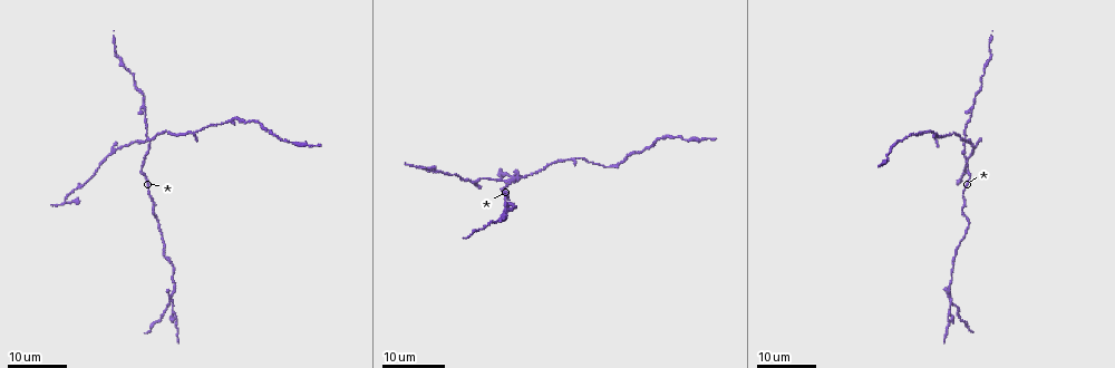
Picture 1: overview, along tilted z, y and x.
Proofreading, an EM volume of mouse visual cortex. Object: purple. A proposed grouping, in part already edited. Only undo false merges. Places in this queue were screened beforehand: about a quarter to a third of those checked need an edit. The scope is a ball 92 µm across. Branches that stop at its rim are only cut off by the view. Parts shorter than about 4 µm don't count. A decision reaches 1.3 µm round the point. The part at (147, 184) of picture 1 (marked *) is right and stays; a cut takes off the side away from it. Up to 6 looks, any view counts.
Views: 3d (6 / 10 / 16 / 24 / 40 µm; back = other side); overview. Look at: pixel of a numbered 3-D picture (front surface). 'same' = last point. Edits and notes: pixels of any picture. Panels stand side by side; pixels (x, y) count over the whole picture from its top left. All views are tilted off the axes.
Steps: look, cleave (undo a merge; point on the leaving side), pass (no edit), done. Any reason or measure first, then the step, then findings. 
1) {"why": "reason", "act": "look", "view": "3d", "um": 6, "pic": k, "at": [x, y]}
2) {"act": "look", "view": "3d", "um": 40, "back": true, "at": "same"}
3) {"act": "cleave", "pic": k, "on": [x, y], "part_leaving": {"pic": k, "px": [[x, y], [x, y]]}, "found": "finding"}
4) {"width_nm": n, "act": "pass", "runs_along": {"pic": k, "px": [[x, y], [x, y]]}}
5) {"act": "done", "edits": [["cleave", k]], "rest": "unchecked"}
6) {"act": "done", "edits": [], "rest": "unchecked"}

{"why": "sudden change in width", "act": "look", "view": "3d", "um": 24, "pic": 1, "at": [145, 104]}

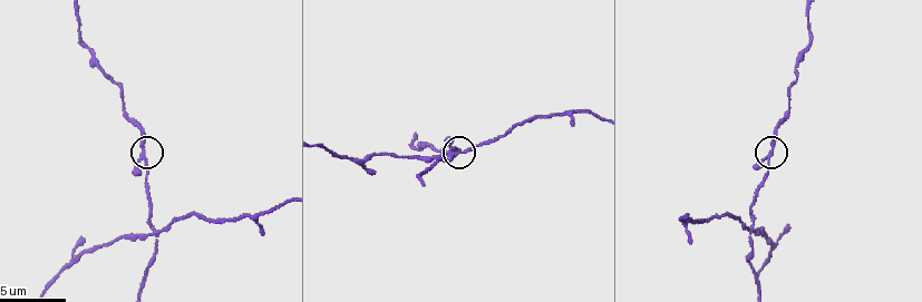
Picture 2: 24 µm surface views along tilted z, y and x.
{"act": "look", "view": "3d", "um": 6, "pic": 2, "at": [141, 155]}

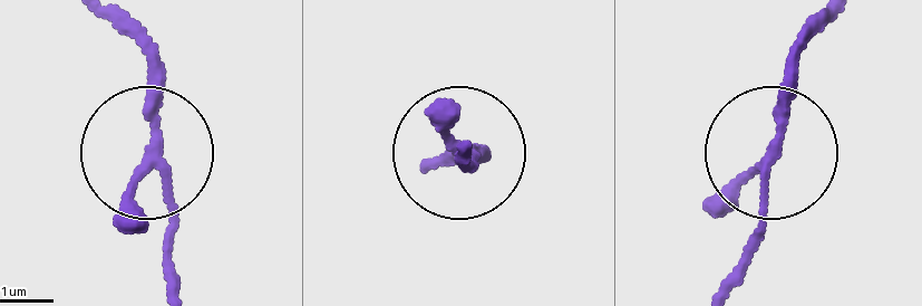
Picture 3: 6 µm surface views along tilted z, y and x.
{"act": "pass", "runs_along": {"pic": 3, "px": [[175, 276], [144, 32]]}, "found": "one neuron here"}

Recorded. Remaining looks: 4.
{"why": "four arms meet", "act": "look", "view": "3d", "um": 6, "pic": 2, "at": [157, 233]}

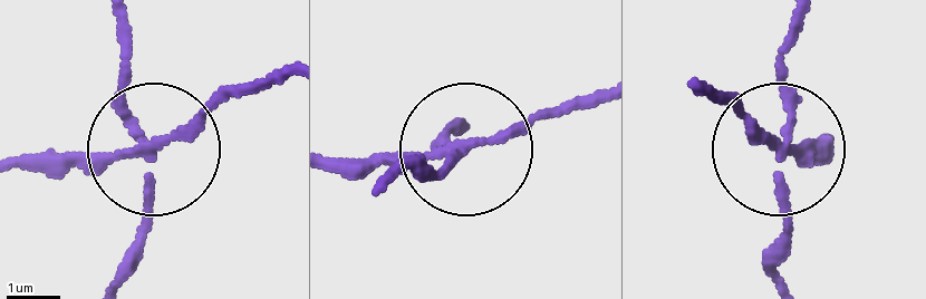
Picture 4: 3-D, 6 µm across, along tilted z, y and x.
{"act": "look", "view": "3d", "um": 6, "back": true, "pic": 4, "at": [145, 142]}

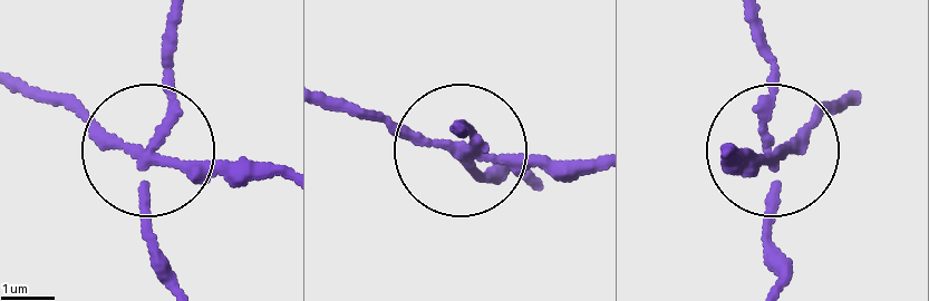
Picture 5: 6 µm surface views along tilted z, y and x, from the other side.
{"arms": 4, "act": "cleave", "pic": 5, "on": [219, 167], "part_leaving": {"pic": 5, "px": [[137, 155], [10, 88]]}, "found": "a second neuron is stuck on"}

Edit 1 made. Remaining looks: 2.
{"act": "look", "view": "3d", "um": 24, "pic": 1, "at": [171, 300]}

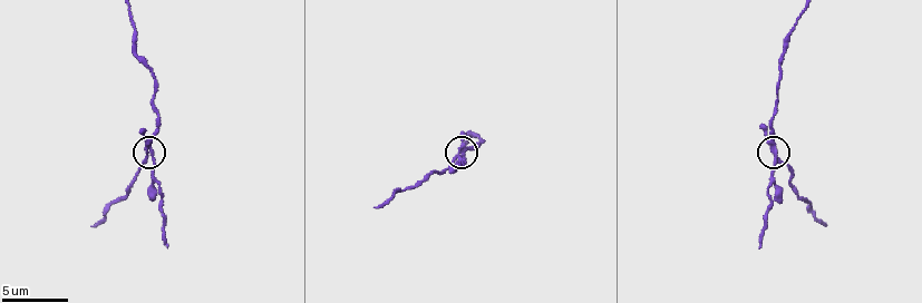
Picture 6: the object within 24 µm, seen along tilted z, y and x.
{"act": "look", "view": "3d", "um": 10, "pic": 6, "at": [775, 152]}

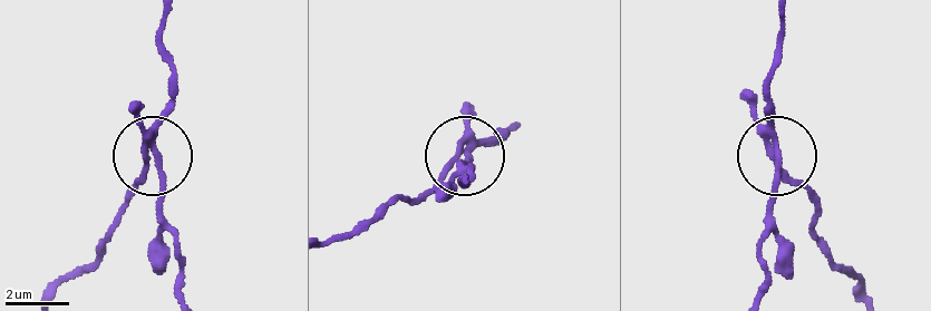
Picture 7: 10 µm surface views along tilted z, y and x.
{"act": "cleave", "pic": 7, "on": [139, 106], "part_leaving": {"pic": 7, "px": [[151, 145], [144, 176], [107, 245], [58, 291]]}, "found": "a second neuron is stuck on"}

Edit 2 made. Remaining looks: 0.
{"act": "done", "edits": [["cleave", 5], ["cleave", 7]], "rest": "unchecked"}

